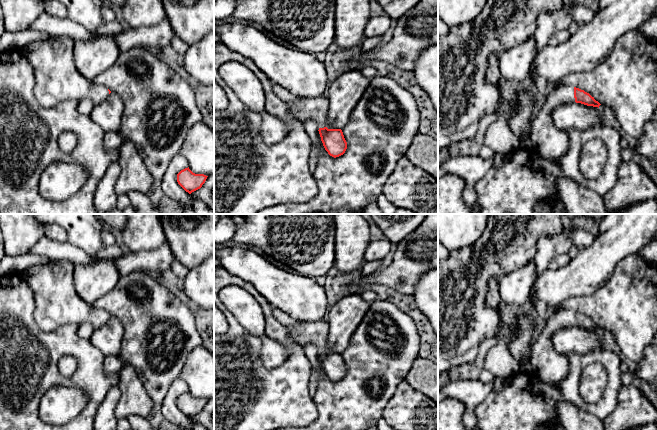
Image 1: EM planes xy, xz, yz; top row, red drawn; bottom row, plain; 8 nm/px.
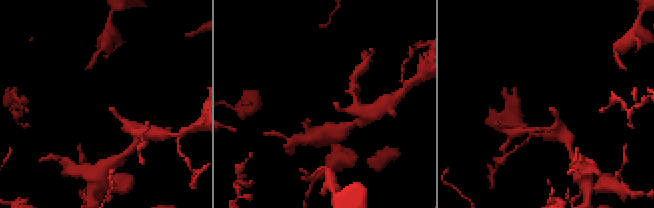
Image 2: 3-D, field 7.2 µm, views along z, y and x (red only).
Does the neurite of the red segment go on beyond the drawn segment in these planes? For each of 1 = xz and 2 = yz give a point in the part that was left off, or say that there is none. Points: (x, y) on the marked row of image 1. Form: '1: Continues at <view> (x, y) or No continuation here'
1: Continues at xz (316, 109)
2: Continues at yz (551, 143)

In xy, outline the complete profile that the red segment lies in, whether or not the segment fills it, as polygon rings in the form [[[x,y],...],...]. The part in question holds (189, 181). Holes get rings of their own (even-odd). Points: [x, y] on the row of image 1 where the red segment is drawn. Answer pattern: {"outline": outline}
{"outline": [[[188,167],[177,174],[177,182],[186,192],[191,194],[202,187],[207,177],[204,174],[193,173]]]}

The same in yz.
{"outline": [[[561,85],[552,91],[542,109],[531,119],[531,137],[541,157],[559,159],[568,151],[569,136],[554,126],[551,116],[557,106],[571,102],[598,108],[601,105],[589,93],[571,85]]]}

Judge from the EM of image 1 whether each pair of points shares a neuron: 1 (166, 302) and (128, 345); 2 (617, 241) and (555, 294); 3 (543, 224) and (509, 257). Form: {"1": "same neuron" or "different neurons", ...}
{"1": "same neuron", "2": "same neuron", "3": "same neuron"}

